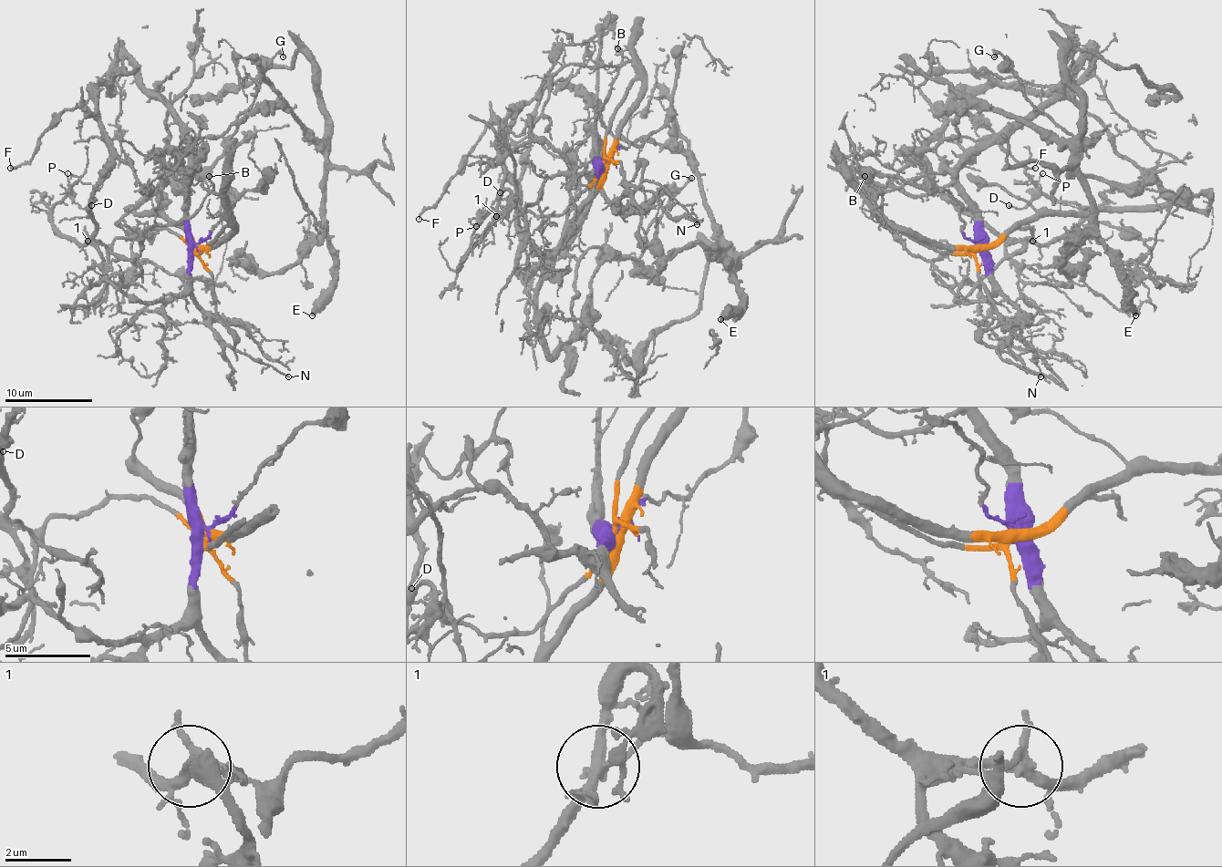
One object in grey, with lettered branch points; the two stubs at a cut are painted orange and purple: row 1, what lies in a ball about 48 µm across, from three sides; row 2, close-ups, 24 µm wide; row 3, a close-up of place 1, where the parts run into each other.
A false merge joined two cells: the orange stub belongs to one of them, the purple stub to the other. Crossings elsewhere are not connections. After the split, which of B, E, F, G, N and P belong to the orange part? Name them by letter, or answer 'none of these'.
B, G

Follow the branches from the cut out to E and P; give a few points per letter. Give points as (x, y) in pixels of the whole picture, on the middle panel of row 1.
E: (603, 164), (589, 108), (616, 136), (653, 138), (690, 158), (742, 294), (742, 304), (720, 320)
P: (603, 164), (595, 142), (587, 217), (522, 272), (503, 147), (517, 108), (492, 223), (460, 265), (475, 225)

